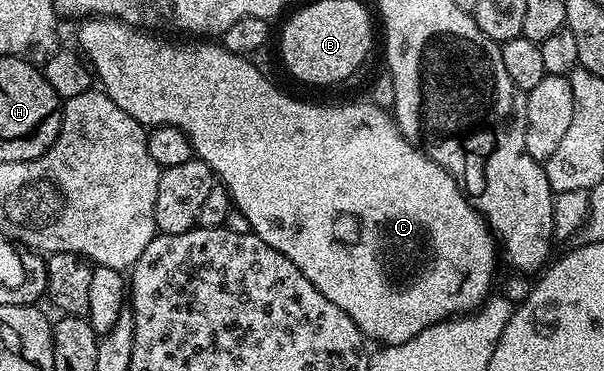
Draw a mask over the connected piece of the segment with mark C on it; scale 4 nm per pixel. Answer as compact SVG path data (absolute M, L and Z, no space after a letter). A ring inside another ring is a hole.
M90 16L80 23L77 30L77 42L80 53L87 59L100 89L127 116L141 123L146 128L155 126L174 126L182 130L191 140L193 153L201 161L209 165L220 185L225 187L234 207L243 212L249 221L249 229L259 236L275 252L283 252L335 308L343 308L347 316L361 329L366 339L377 341L377 344L394 346L403 344L423 332L436 322L444 322L448 318L458 315L468 315L476 310L493 289L493 273L499 262L499 243L484 218L477 213L477 209L469 203L469 199L457 185L456 180L439 164L435 164L421 150L415 149L401 134L394 115L388 109L381 109L369 100L364 102L349 102L346 106L312 106L309 102L296 102L288 98L277 86L272 86L255 67L248 57L227 52L225 47L215 44L212 50L181 50L177 42L158 42L158 35L146 32L138 27L129 26L126 22L118 22L115 18L98 18Z

